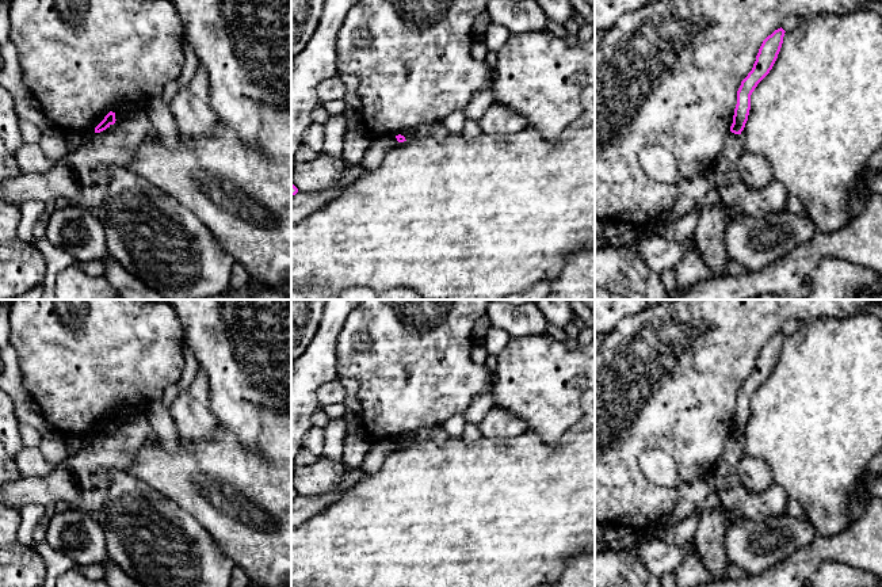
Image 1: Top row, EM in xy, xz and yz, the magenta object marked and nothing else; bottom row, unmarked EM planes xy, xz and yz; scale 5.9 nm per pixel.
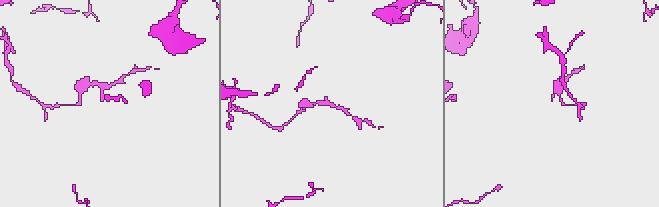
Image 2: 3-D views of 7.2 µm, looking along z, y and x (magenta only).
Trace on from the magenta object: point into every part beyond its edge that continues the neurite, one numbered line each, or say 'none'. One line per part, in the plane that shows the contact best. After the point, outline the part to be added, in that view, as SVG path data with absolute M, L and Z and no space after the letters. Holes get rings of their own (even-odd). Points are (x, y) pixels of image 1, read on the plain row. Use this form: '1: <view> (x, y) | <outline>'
none

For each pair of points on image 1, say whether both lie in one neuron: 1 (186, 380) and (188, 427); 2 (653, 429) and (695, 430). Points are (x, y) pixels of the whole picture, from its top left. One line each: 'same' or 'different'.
1: different
2: same

